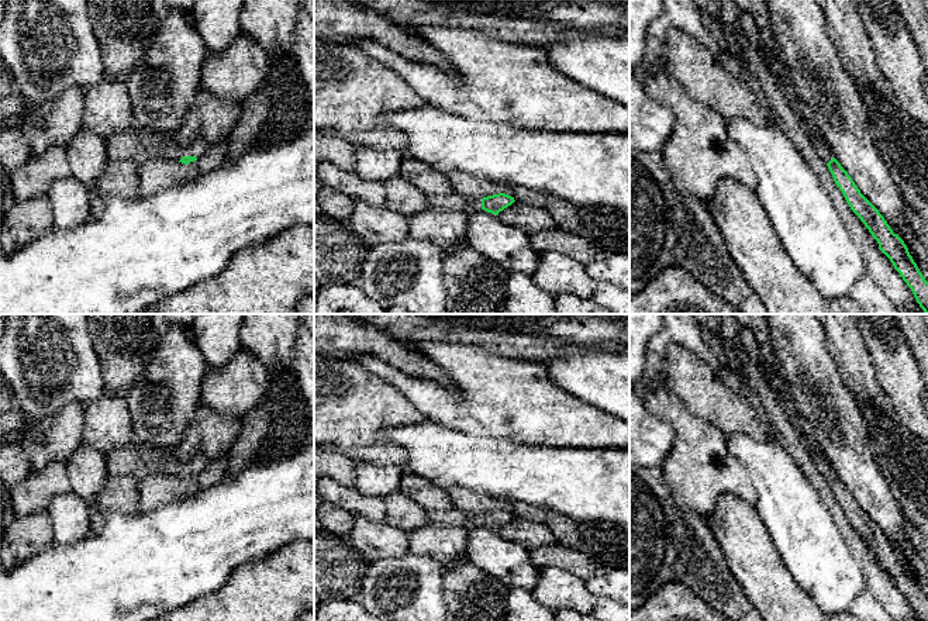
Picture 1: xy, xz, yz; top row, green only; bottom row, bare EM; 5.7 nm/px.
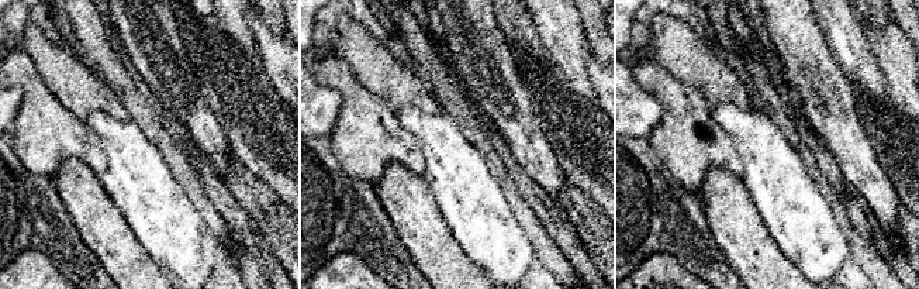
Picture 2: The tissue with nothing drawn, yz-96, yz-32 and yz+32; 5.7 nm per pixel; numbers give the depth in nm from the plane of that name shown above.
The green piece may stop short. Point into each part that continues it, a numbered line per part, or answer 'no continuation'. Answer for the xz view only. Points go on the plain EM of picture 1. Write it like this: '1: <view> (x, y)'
1: xz (454, 517)

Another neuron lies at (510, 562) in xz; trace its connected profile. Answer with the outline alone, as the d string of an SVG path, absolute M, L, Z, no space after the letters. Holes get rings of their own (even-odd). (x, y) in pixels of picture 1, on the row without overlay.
M480 525L468 531L465 549L466 558L472 565L496 576L510 589L520 587L534 591L539 577L539 569L531 562L529 551L527 551L524 546L501 538L496 529Z

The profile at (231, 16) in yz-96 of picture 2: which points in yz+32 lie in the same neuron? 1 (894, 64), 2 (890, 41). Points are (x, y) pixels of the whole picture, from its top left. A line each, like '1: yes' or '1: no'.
1: yes
2: yes

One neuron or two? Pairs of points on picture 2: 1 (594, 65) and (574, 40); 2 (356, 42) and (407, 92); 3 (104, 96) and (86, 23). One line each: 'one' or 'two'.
1: two
2: one
3: two

